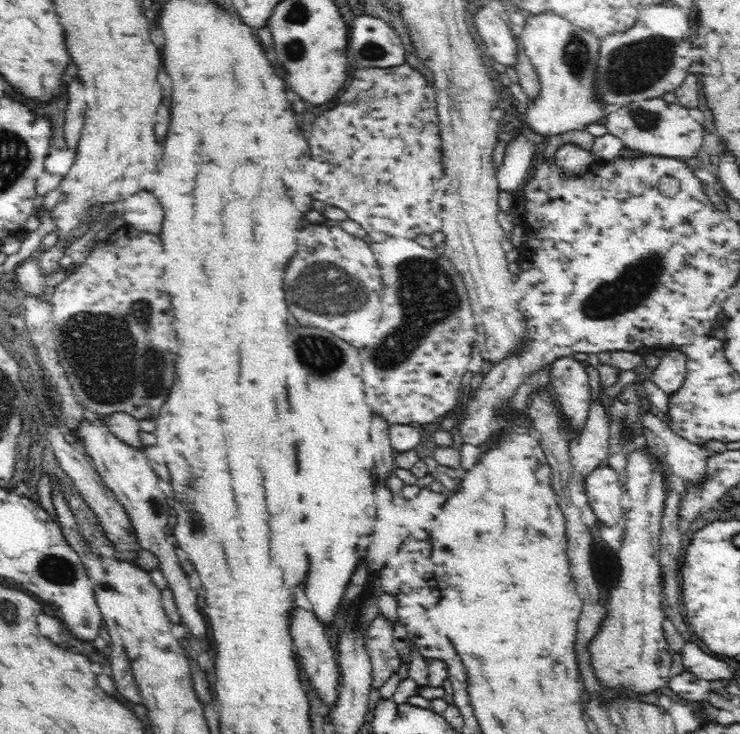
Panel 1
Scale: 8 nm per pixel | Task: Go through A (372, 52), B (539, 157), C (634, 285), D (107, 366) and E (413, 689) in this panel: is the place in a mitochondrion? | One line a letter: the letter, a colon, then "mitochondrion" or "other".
A: mitochondrion
B: other
C: mitochondrion
D: mitochondrion
E: other

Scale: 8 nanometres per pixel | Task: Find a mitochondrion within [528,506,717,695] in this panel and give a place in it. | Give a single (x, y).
(604, 568)

